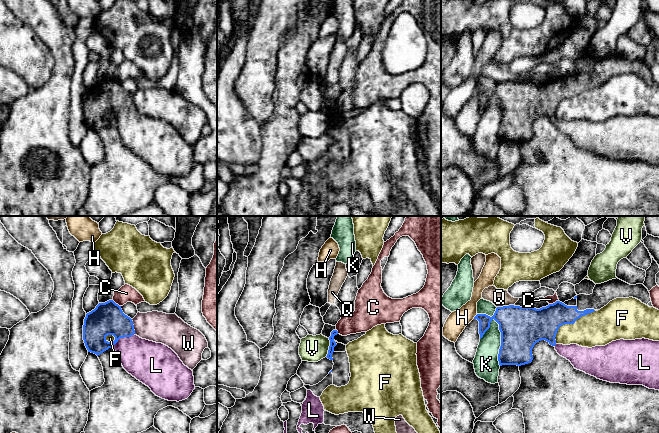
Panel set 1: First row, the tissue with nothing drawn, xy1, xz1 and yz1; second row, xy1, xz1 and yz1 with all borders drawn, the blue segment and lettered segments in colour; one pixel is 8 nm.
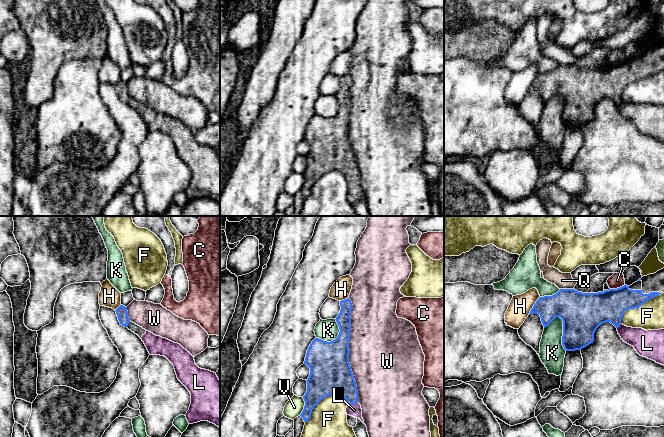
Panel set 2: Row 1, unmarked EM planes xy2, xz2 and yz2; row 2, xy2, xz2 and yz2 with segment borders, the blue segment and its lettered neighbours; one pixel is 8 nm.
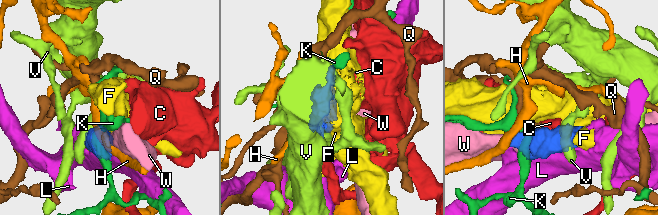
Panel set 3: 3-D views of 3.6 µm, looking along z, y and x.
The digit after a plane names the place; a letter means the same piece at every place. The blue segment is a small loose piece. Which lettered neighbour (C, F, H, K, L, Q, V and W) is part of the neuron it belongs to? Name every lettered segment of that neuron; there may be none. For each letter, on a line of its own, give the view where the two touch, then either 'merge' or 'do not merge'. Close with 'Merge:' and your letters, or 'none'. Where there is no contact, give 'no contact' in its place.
C: yz2 | do not merge
F: xz2 | do not merge
H: yz2 | do not merge
K: yz1 | do not merge
L: xy1 | merge
Q: yz1 | do not merge
V: xz1 | do not merge
W: xz2 | do not merge
Merge: L

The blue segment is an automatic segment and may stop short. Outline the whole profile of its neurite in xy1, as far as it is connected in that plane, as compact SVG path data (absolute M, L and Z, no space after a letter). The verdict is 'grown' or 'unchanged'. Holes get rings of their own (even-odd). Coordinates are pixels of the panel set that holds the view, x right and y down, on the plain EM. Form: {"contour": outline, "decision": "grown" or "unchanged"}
{"contour": "M113 76L99 79L94 86L86 90L83 116L88 128L97 132L113 124L123 144L162 175L179 178L187 175L195 165L193 147L185 142L168 122L137 112L132 95L125 91L121 82Z", "decision": "grown"}

